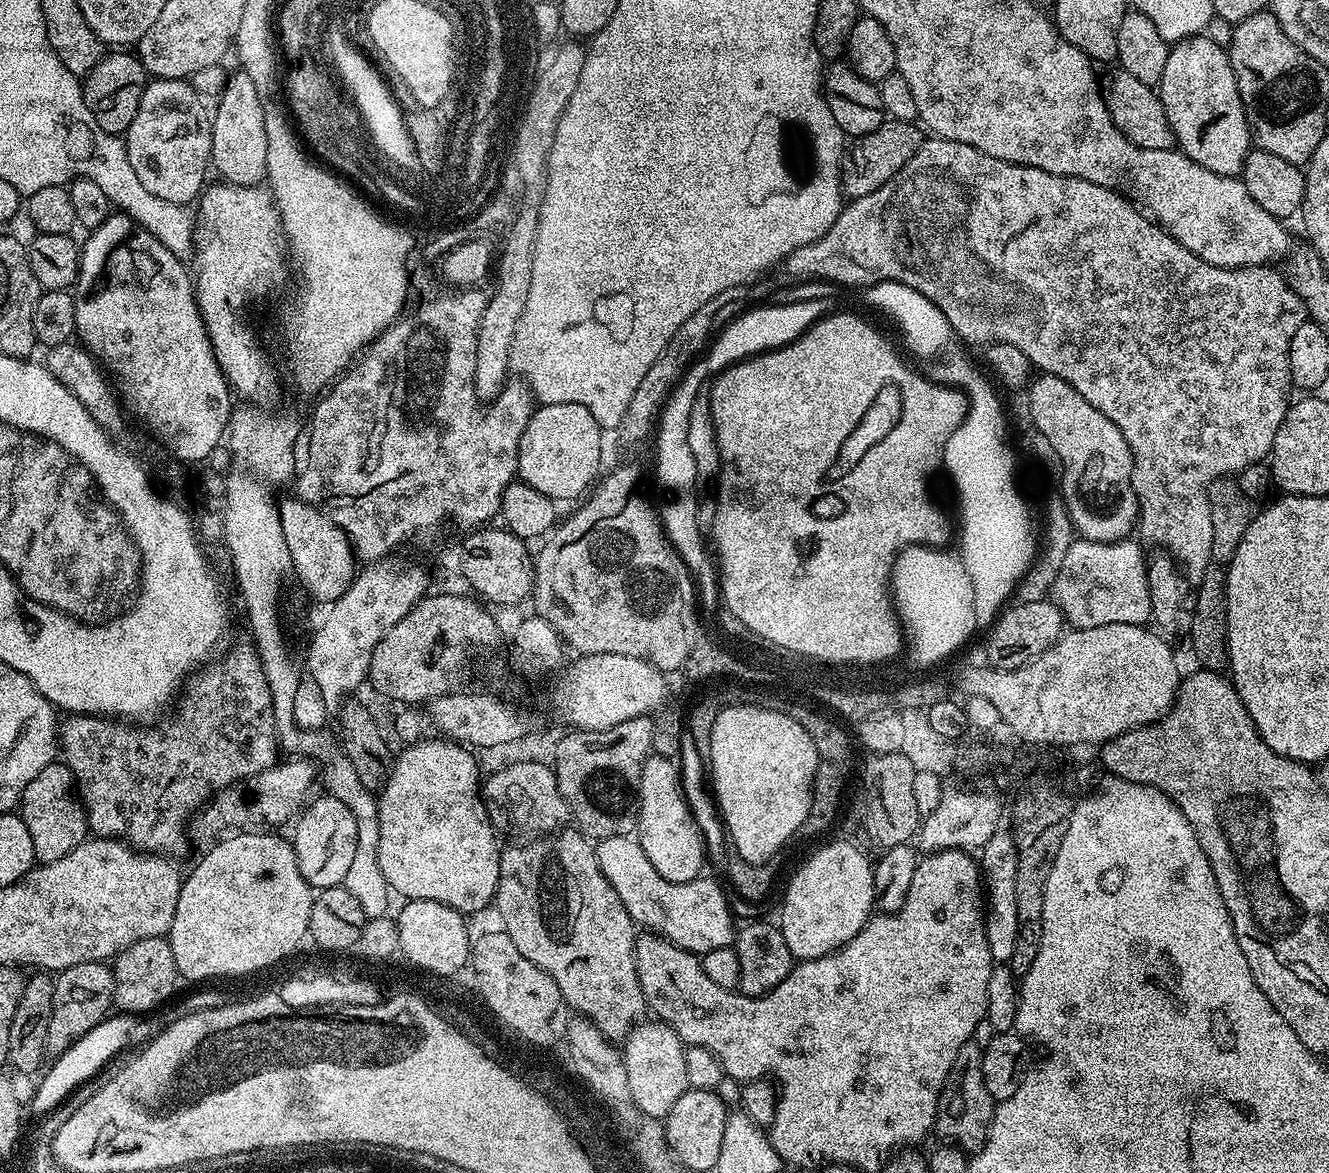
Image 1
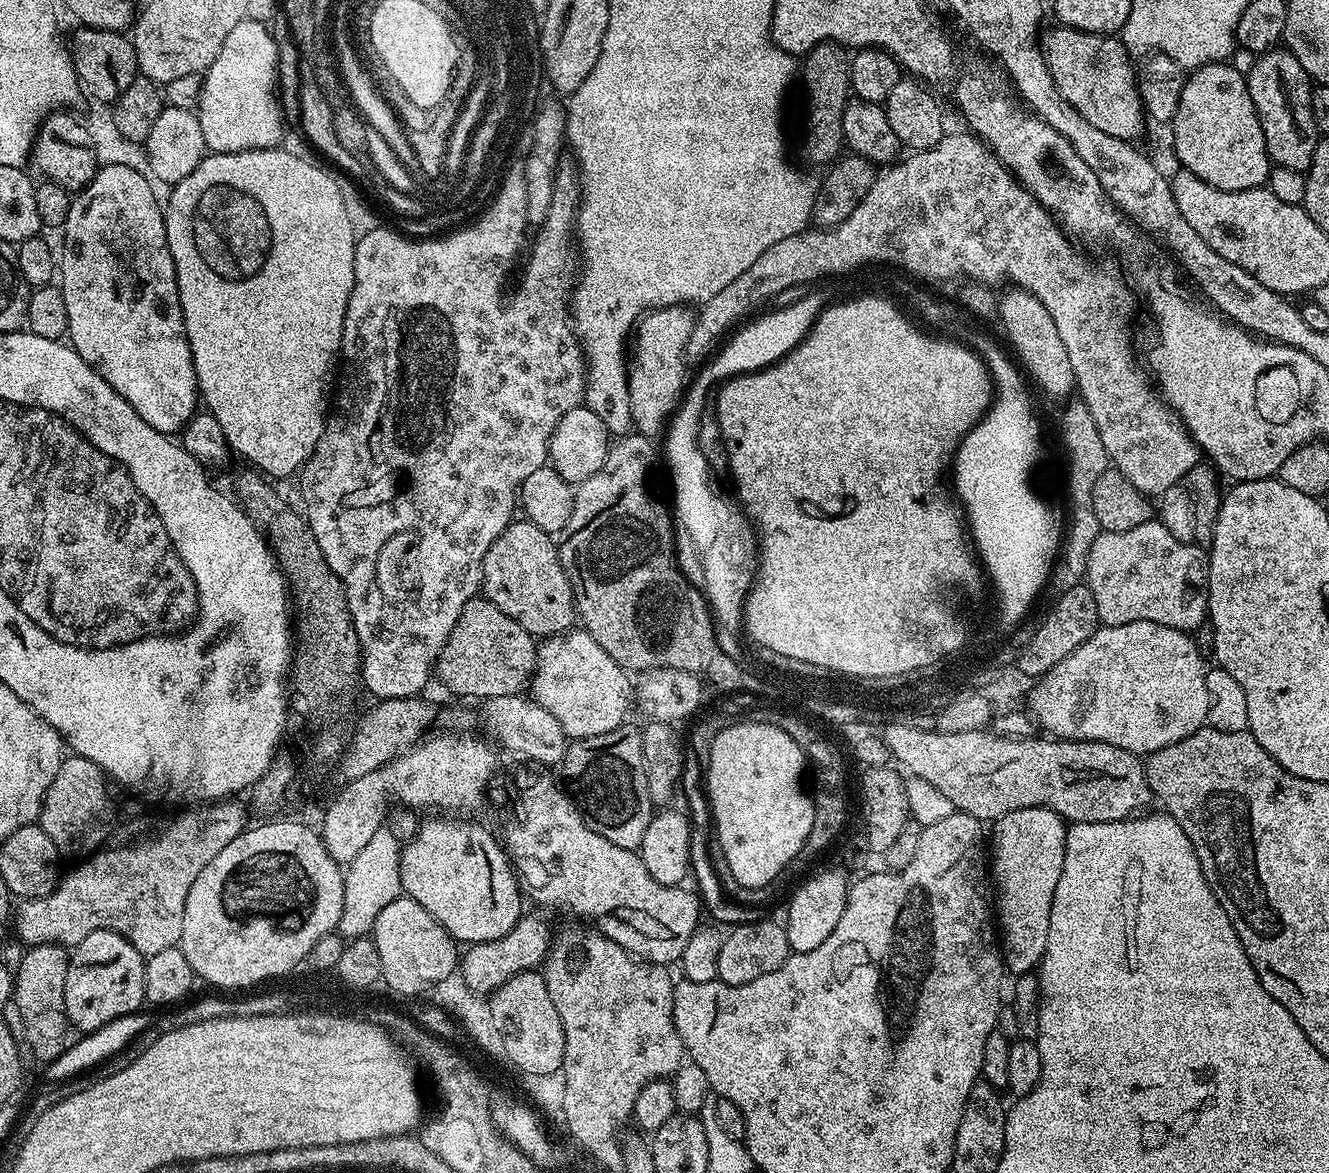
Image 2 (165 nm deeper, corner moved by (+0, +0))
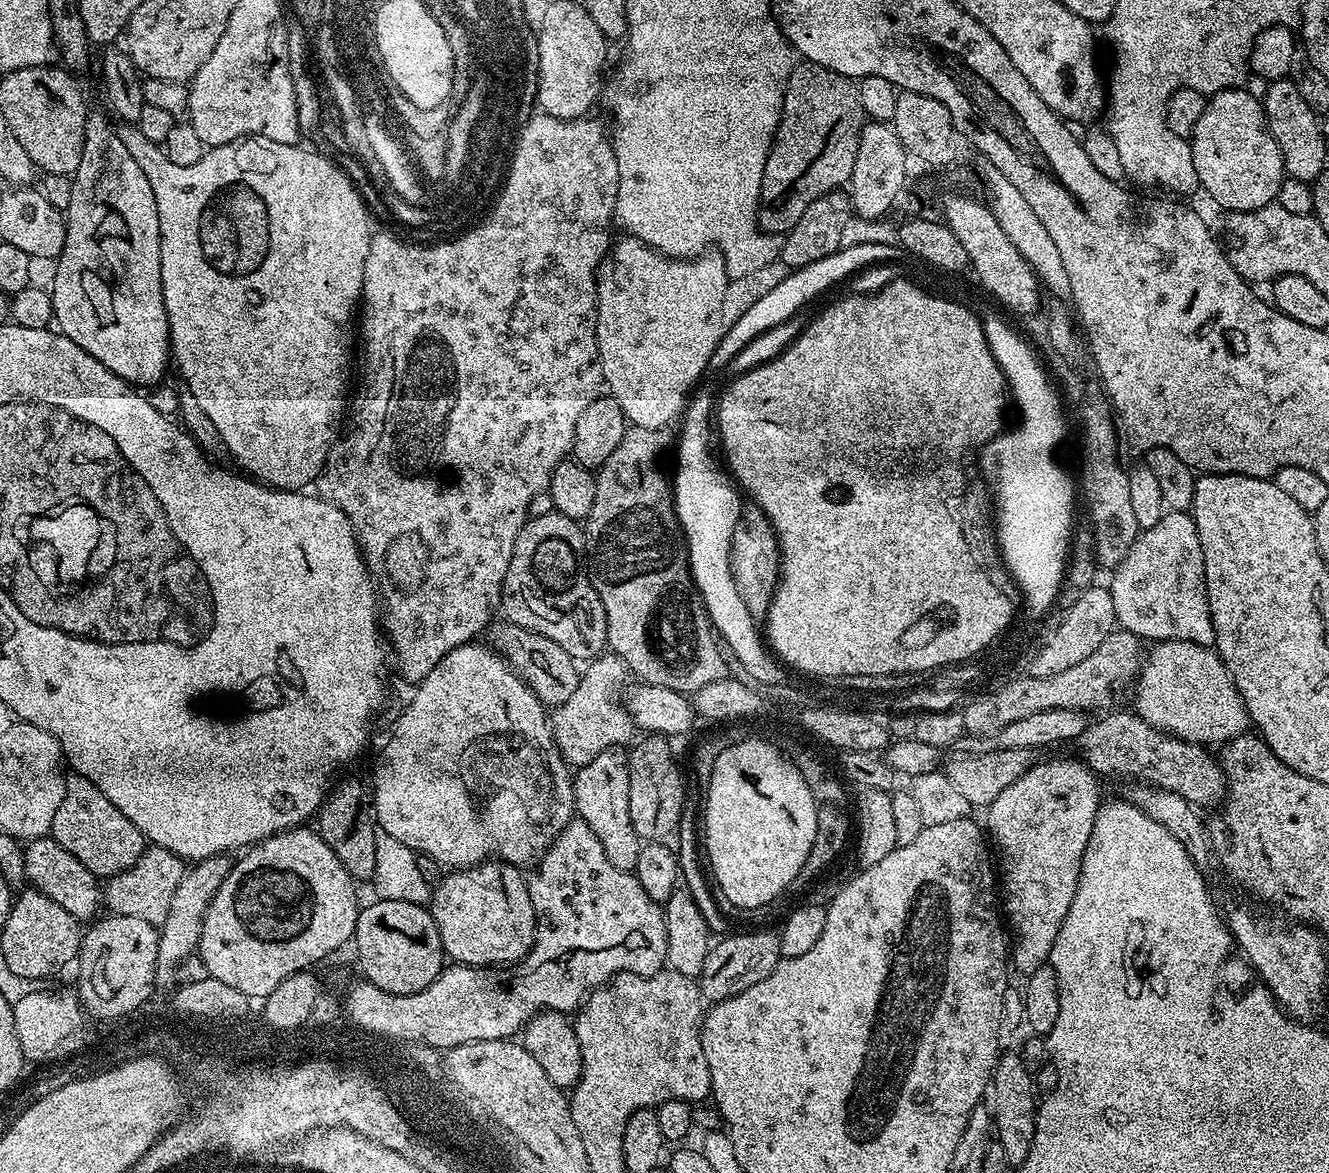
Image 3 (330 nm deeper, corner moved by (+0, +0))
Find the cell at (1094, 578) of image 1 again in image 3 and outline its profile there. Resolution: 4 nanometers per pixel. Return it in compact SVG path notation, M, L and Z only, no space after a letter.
M1165 511L1156 526L1143 529L1130 550L1111 573L1110 591L1114 600L1117 625L1123 631L1140 637L1144 642L1181 640L1195 644L1215 645L1216 635L1206 594L1206 574L1202 558L1202 542L1198 538L1196 523L1188 512Z

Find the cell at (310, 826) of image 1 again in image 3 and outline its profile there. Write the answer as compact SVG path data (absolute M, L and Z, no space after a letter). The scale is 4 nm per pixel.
M469 642L450 650L450 654L446 654L446 658L442 658L442 662L438 662L438 666L434 666L434 670L430 670L430 674L426 674L426 678L415 685L416 693L412 701L397 718L396 729L384 744L384 757L376 768L376 785L370 788L370 799L379 831L388 832L390 838L398 838L398 842L410 846L413 852L434 858L434 862L448 870L474 868L493 858L517 866L535 865L544 851L556 841L556 836L562 834L562 830L577 815L572 785L574 776L552 738L552 725L546 715L546 706L509 668L500 653L492 651L487 643L480 643Z

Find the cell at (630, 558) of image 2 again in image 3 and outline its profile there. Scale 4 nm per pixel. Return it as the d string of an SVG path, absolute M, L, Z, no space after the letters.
M628 426L624 429L622 442L618 442L618 450L606 458L606 462L595 473L596 489L594 490L594 510L590 510L588 519L583 521L584 551L586 557L586 575L591 580L598 598L602 598L602 606L606 610L606 634L608 635L607 647L611 655L616 656L626 665L629 673L636 676L637 681L645 684L653 684L658 687L668 687L670 690L685 694L694 694L702 686L710 686L710 682L729 679L729 661L722 658L712 641L708 628L712 625L712 619L708 617L706 606L702 602L696 583L692 581L692 572L688 568L688 546L684 543L684 529L680 526L680 519L676 517L676 502L674 488L664 477L664 451L671 449L674 444L674 436L671 431L663 428L647 428L646 426Z

